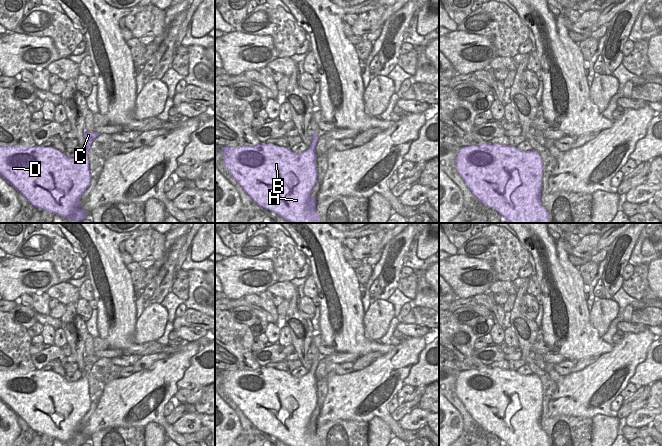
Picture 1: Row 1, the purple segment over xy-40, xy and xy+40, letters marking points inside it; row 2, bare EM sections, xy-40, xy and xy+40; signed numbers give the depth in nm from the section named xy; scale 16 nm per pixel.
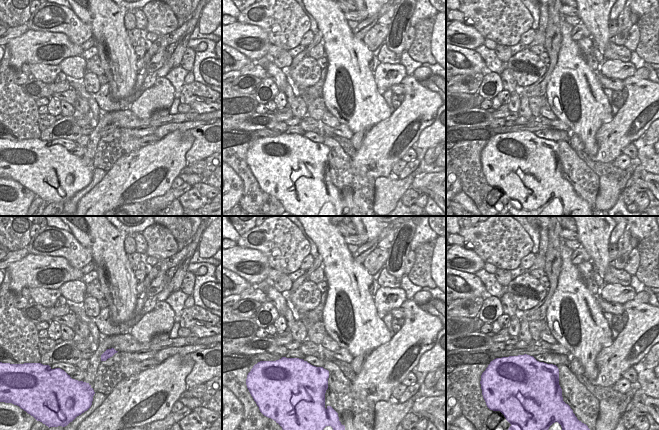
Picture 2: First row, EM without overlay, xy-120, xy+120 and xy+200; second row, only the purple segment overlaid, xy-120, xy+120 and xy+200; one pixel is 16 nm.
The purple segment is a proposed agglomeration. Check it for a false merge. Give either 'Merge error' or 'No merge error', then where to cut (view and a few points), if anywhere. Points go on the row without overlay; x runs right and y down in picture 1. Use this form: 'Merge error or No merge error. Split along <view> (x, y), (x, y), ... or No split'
Merge error. Split along xy (309, 370), (314, 375).

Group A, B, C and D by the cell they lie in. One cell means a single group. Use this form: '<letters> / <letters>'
A B D / C

